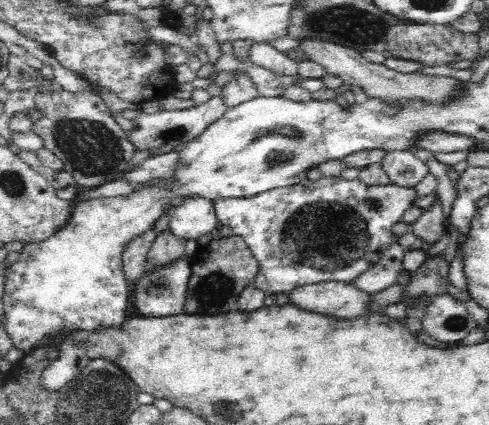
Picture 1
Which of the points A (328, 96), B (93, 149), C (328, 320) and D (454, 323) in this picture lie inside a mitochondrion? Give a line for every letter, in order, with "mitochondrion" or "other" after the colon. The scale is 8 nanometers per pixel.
A: other
B: mitochondrion
C: other
D: mitochondrion

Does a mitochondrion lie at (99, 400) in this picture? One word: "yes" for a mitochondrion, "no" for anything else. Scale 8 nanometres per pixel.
yes

